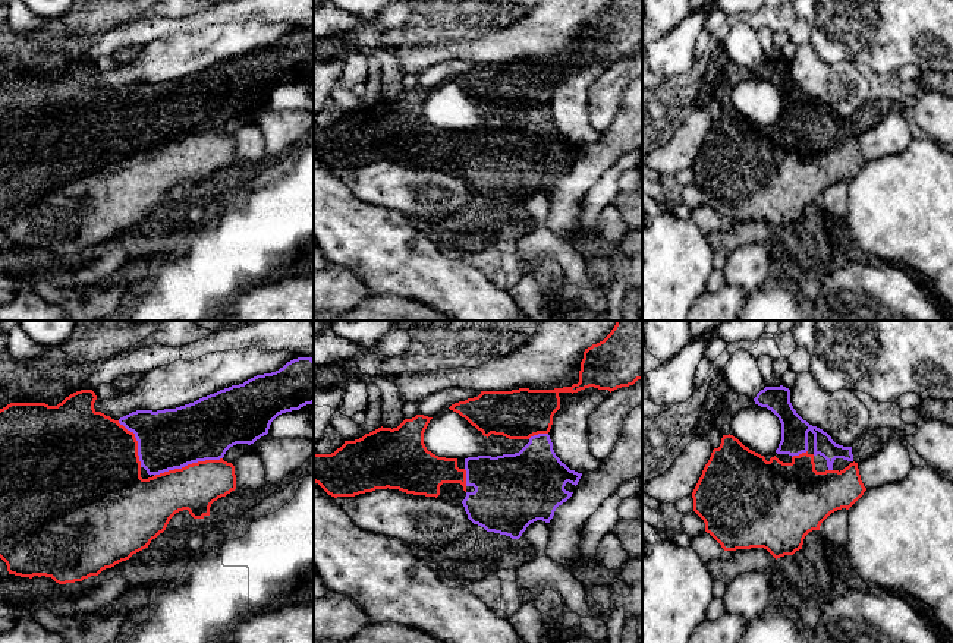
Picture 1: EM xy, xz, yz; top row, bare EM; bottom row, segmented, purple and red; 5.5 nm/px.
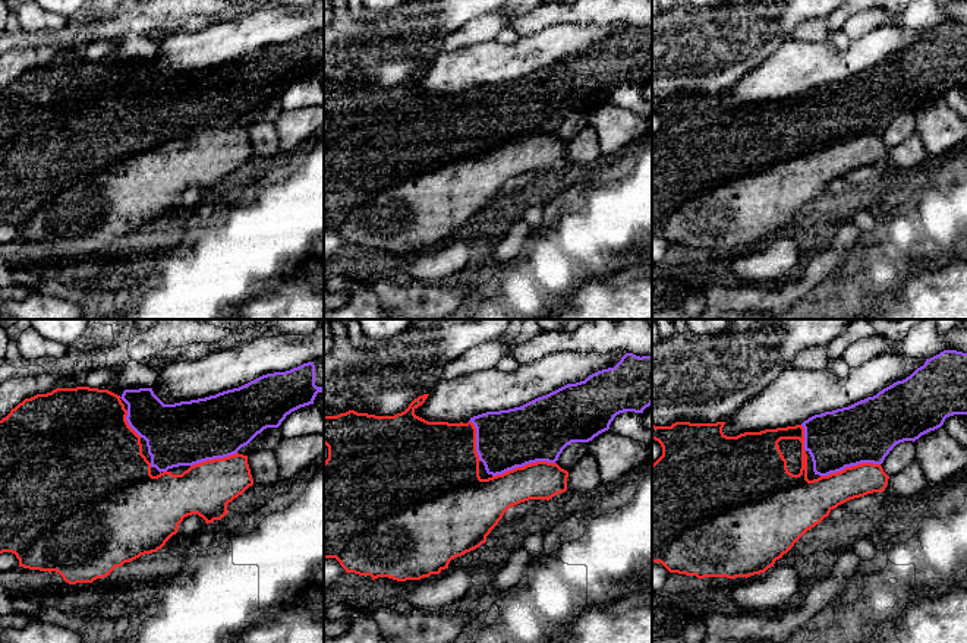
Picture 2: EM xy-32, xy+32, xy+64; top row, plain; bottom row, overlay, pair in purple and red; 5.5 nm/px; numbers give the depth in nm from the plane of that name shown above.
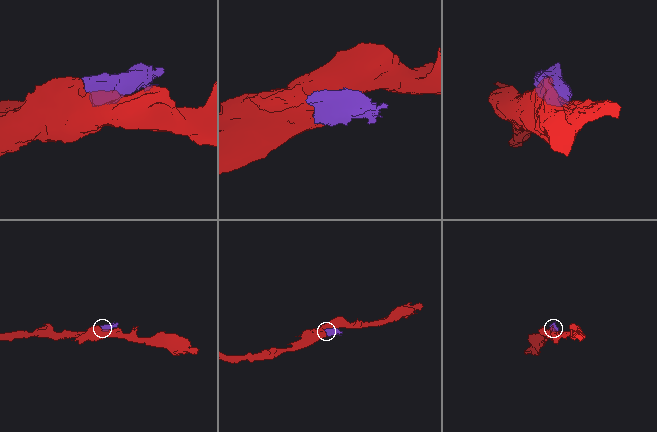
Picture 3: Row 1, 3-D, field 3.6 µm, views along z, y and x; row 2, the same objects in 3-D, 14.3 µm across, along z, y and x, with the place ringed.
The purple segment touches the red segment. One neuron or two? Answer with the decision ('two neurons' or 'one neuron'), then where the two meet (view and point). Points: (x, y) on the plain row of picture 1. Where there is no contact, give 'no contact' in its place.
one neuron | xy (188, 135)

